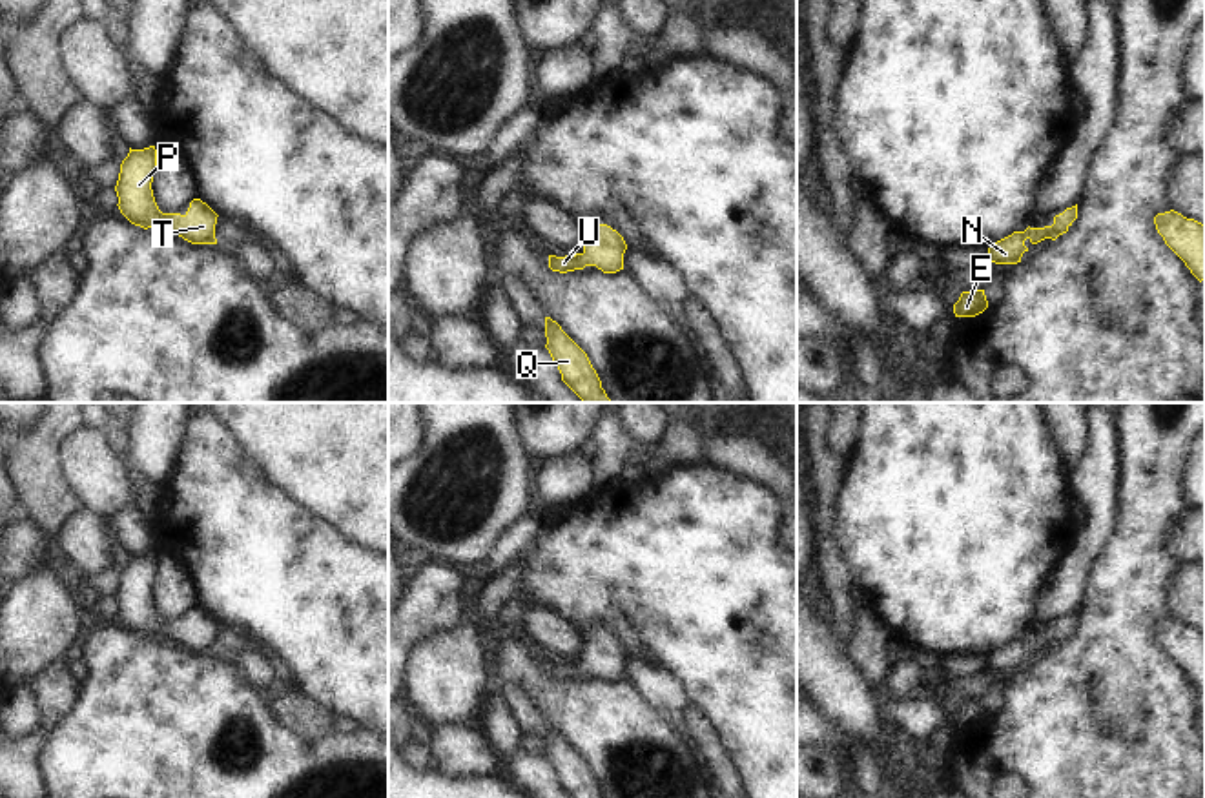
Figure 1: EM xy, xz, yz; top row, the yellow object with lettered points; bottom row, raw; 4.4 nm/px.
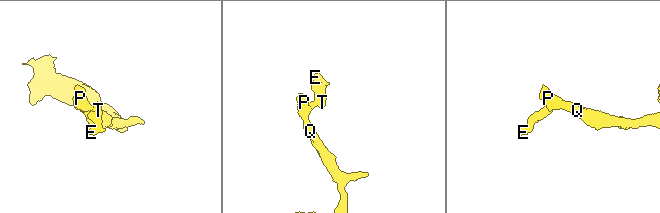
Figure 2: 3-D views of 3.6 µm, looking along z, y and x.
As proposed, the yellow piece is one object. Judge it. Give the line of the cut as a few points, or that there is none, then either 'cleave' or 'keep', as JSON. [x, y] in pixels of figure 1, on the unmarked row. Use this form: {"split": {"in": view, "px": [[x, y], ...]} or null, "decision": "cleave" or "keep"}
{"split": null, "decision": "keep"}

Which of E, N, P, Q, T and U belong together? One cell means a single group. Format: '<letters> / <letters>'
E N P Q T U

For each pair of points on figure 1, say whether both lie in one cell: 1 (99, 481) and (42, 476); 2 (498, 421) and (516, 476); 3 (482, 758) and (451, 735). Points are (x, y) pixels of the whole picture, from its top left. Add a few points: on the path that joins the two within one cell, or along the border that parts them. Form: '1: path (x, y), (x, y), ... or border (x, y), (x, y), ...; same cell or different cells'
1: border (68, 436), (61, 445), (61, 474), (82, 509); different cells
2: path (500, 434), (509, 463); same cell
3: path (474, 758), (458, 742); same cell

